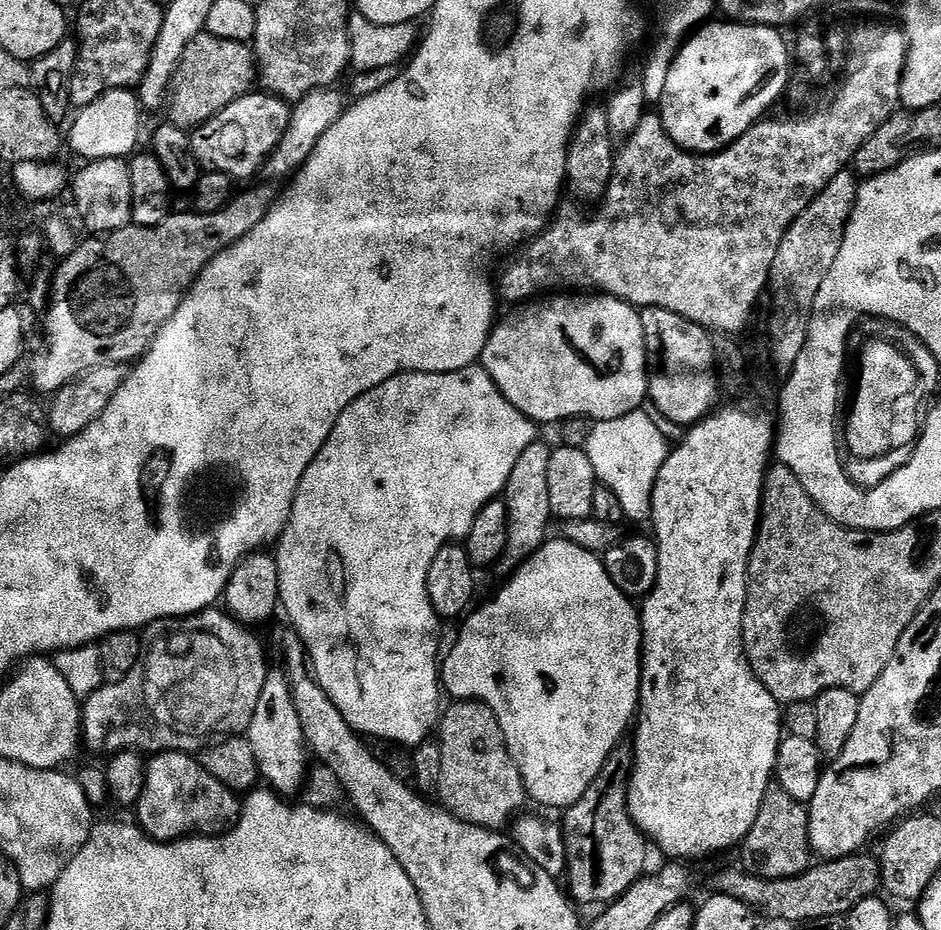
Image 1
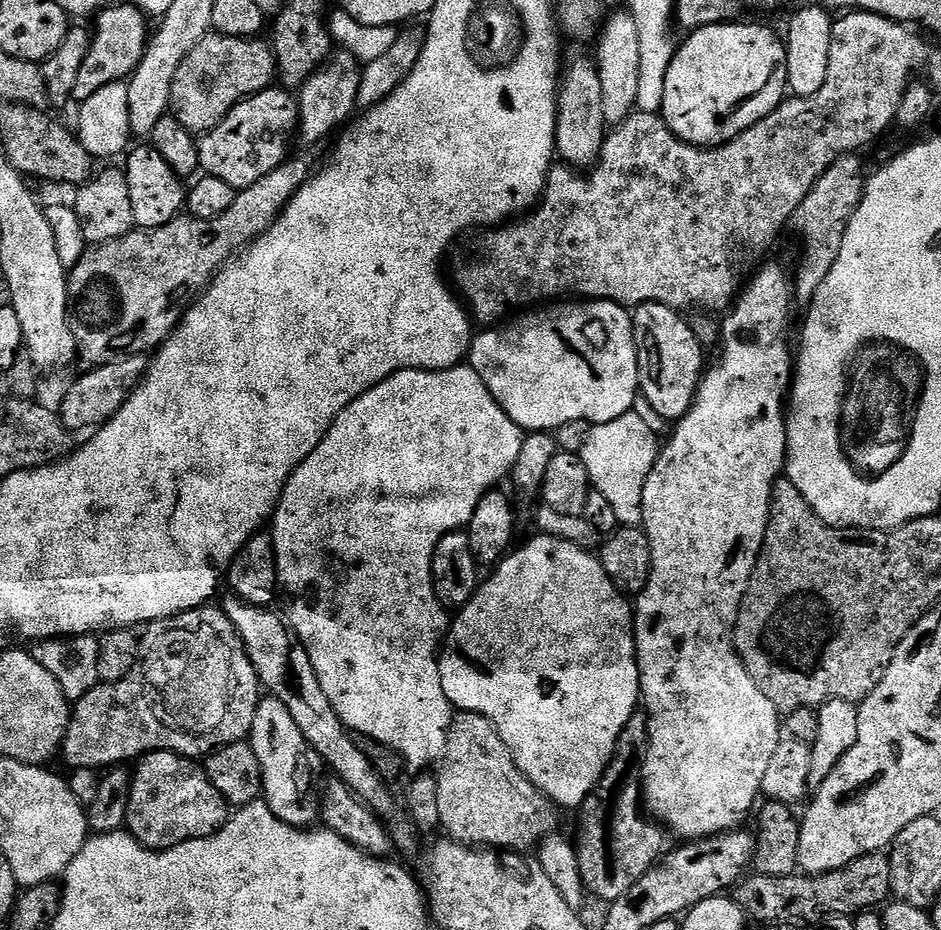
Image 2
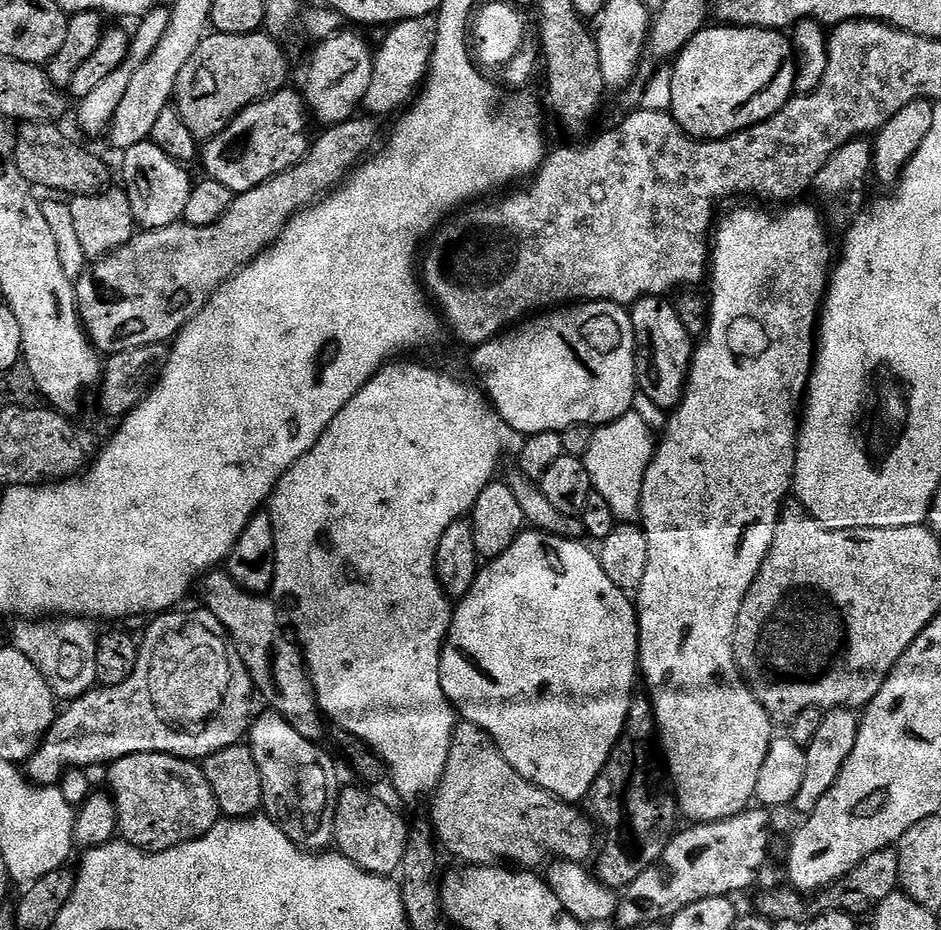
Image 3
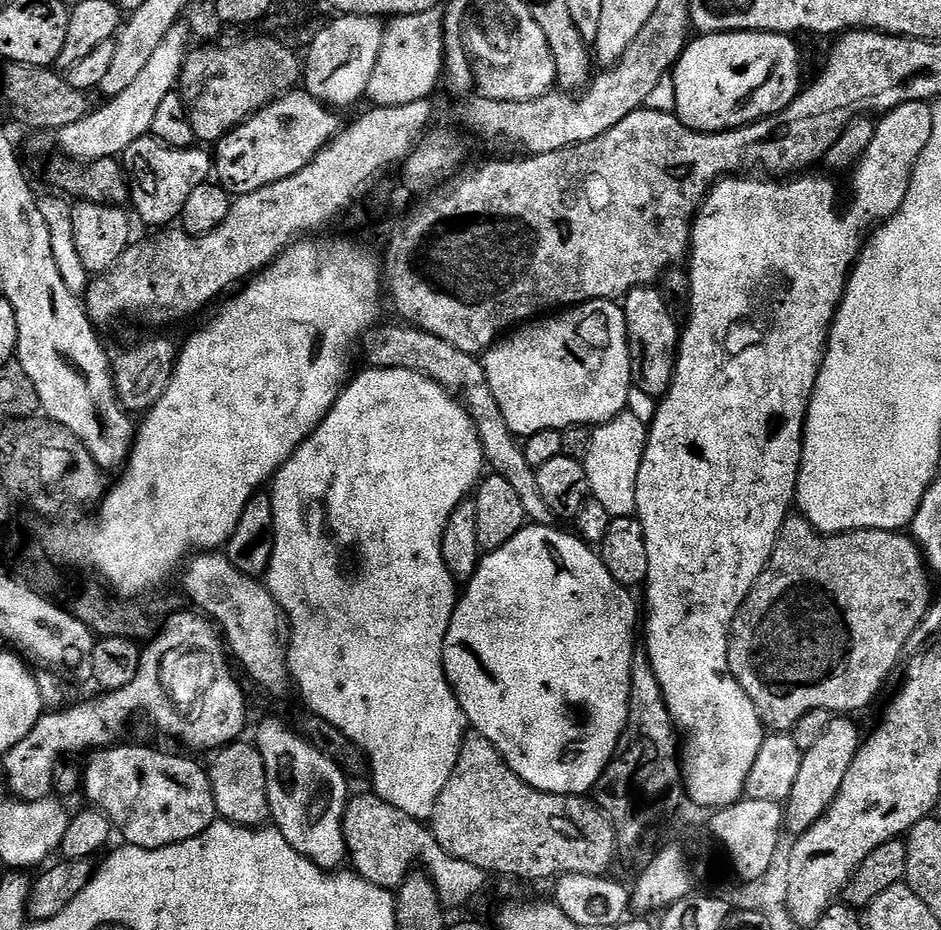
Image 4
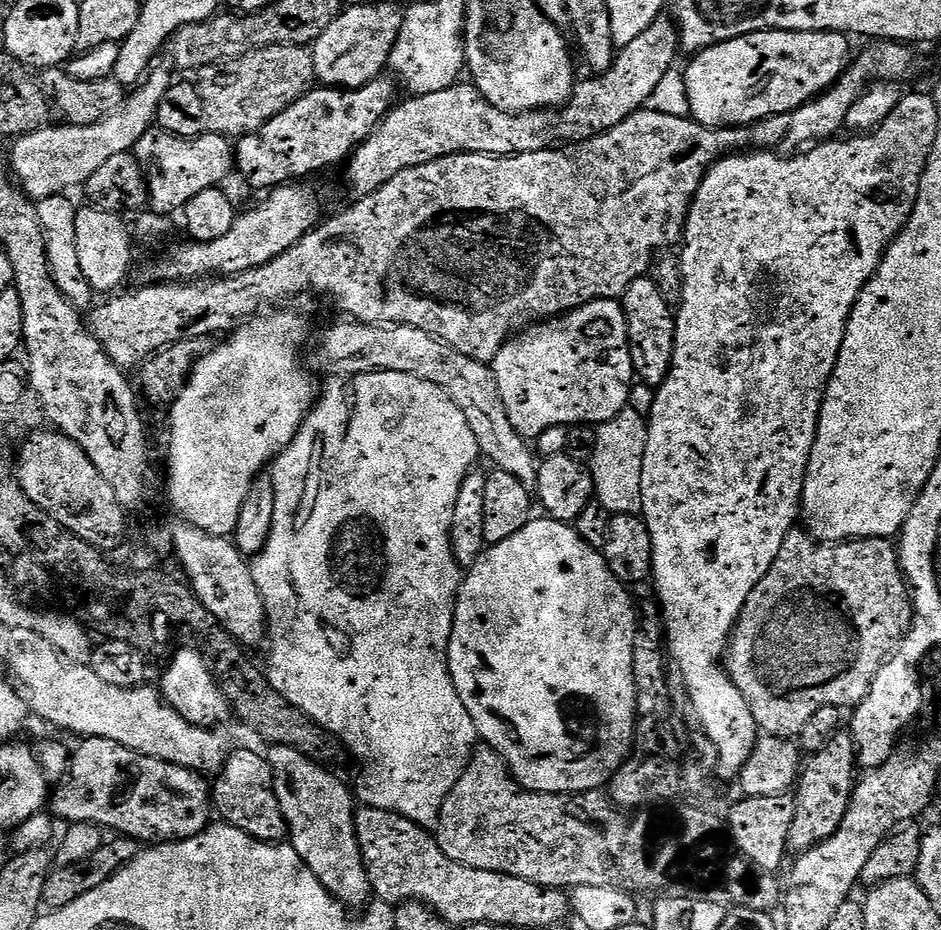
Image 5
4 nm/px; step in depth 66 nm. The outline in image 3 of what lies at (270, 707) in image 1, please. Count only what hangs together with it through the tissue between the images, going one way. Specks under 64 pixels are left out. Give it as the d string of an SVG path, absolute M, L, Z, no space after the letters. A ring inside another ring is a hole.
M275 710L259 716L250 724L250 747L262 774L263 811L300 848L327 849L334 840L334 814L342 787L331 754L323 752L317 741L302 738Z

